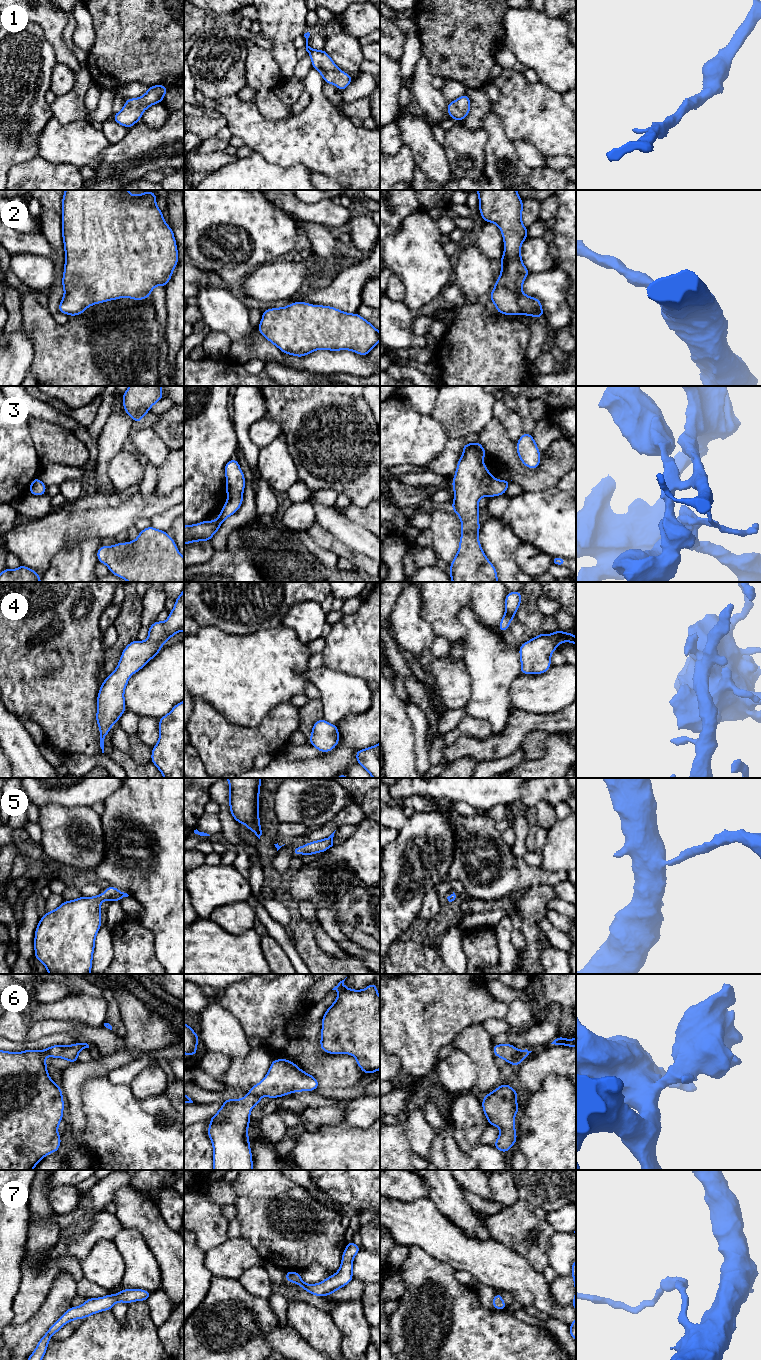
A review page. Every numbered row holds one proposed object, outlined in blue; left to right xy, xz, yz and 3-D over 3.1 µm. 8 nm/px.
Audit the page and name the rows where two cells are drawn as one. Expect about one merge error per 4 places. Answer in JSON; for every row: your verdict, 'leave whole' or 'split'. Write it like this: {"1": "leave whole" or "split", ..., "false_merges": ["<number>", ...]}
{"1": "leave whole", "2": "leave whole", "3": "leave whole", "4": "leave whole", "5": "leave whole", "6": "leave whole", "7": "leave whole", "false_merges": []}

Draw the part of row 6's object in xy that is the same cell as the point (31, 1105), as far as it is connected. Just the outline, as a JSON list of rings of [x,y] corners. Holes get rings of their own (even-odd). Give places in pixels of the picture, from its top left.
[[[87,1043],[72,1045],[52,1045],[44,1050],[25,1050],[9,1052],[0,1050],[0,1170],[33,1170],[48,1154],[57,1152],[61,1144],[58,1126],[63,1120],[64,1101],[62,1090],[54,1083],[47,1071],[44,1056],[63,1058],[70,1063],[78,1061],[82,1049],[89,1048]]]

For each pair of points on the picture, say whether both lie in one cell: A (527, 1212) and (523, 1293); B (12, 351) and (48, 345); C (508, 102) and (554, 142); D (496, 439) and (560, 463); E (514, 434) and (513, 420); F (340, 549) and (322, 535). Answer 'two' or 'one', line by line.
A: two
B: two
C: one
D: one
E: one
F: one

